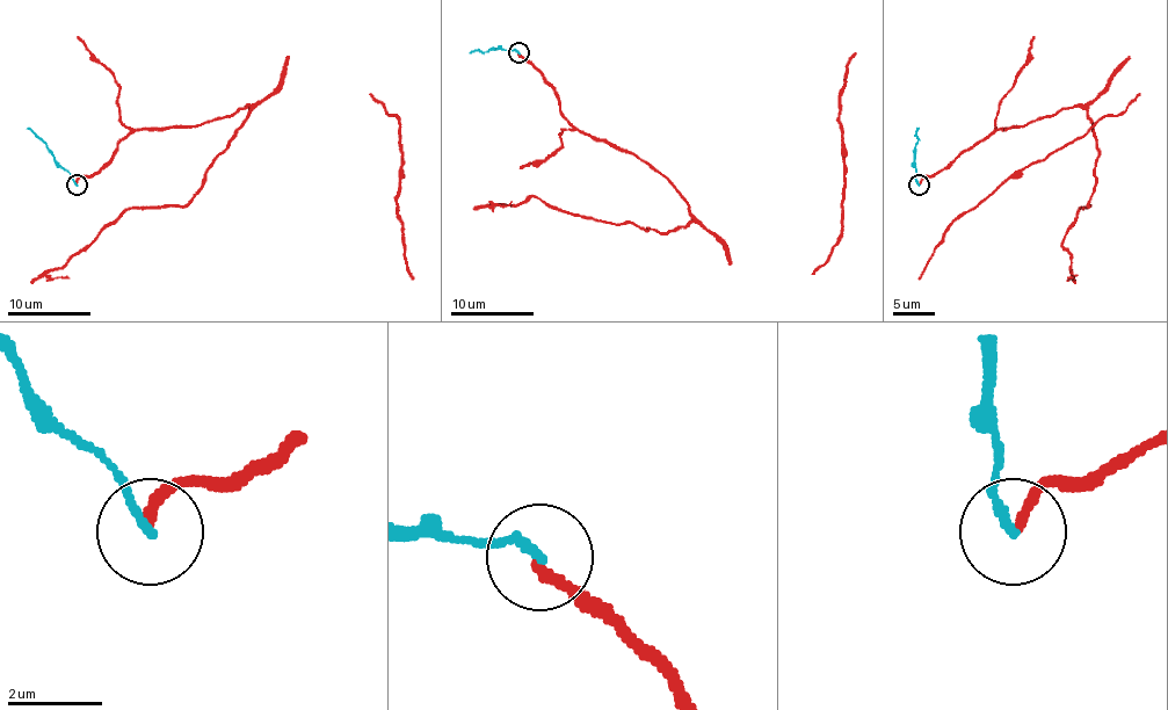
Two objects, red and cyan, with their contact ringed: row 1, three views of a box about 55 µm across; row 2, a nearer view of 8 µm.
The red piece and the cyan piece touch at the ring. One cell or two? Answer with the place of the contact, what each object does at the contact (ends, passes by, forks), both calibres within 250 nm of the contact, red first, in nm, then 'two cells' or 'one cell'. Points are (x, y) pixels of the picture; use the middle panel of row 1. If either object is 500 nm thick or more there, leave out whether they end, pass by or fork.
(519, 52) | red ends | cyan ends | 200/190 nm | two cells

